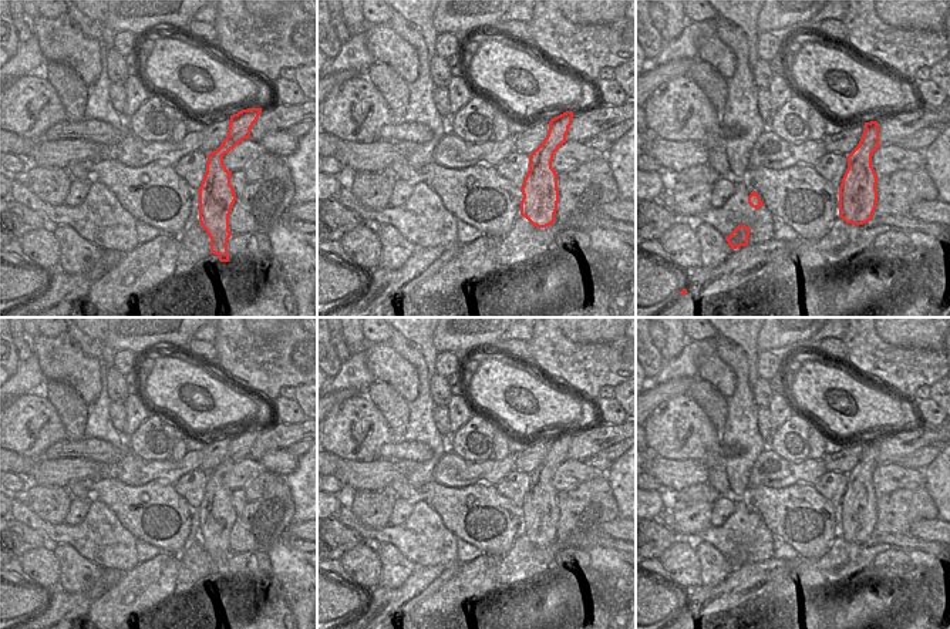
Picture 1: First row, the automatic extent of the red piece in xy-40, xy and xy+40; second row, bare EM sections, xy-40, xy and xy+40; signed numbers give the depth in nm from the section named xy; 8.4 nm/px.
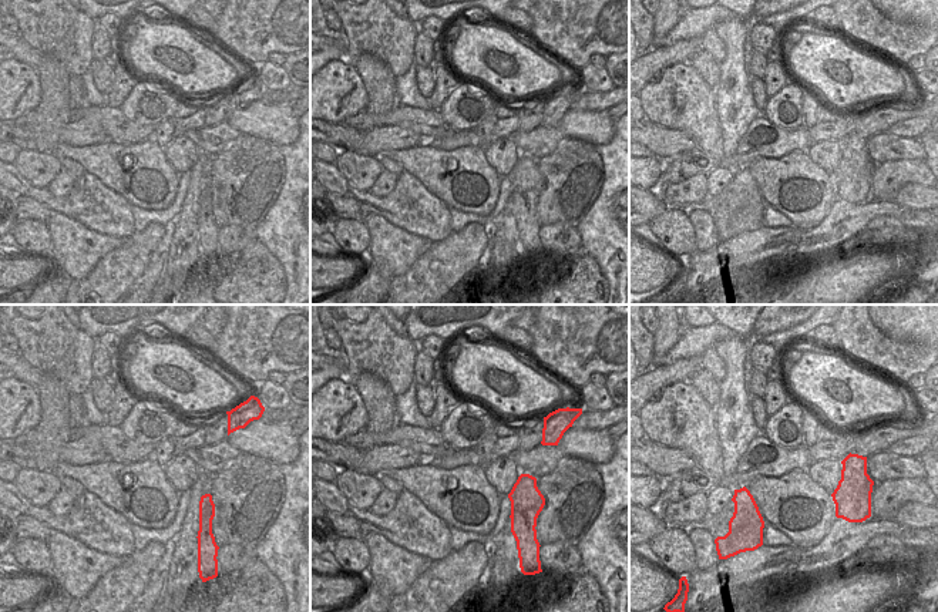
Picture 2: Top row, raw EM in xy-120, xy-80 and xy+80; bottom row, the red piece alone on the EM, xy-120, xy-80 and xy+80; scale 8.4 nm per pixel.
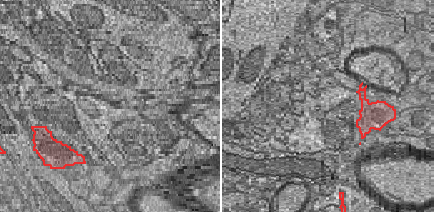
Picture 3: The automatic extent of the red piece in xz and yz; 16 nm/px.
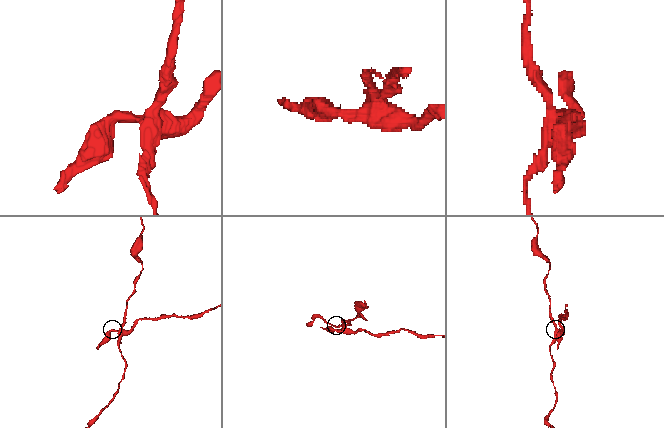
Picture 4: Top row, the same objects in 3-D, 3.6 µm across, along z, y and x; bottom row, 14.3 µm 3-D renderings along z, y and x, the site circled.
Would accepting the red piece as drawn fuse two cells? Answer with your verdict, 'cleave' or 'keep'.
cleave

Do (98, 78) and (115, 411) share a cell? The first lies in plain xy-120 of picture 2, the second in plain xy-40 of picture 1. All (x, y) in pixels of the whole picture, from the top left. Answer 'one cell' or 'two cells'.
one cell

